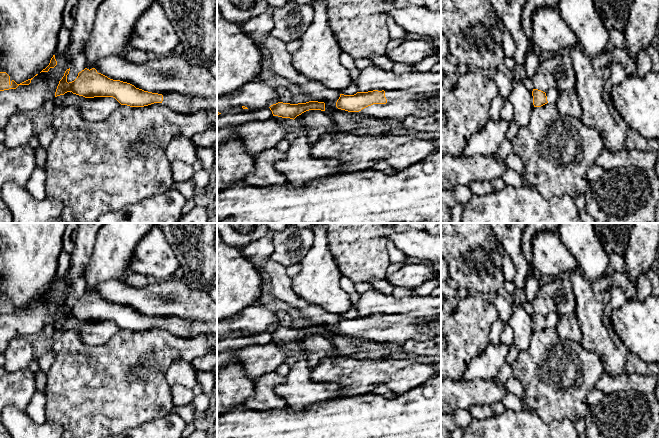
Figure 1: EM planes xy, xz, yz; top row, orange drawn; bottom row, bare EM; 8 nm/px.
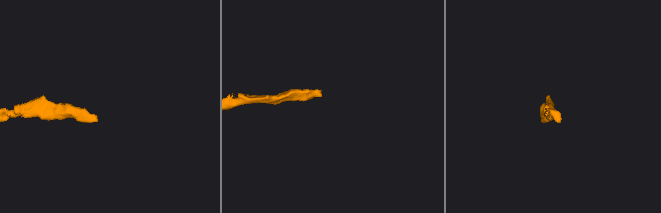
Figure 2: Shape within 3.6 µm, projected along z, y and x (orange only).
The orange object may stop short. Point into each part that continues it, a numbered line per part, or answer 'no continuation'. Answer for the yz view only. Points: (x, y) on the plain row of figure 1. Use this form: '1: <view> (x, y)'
1: yz (552, 318)

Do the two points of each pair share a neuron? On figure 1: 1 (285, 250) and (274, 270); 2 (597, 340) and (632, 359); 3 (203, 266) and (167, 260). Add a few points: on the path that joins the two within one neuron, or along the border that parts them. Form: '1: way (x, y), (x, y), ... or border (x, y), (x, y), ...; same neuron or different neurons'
1: border (270, 259), (281, 263), (285, 267); different neurons
2: border (629, 352), (623, 372); different neurons
3: border (167, 241), (179, 266); different neurons

